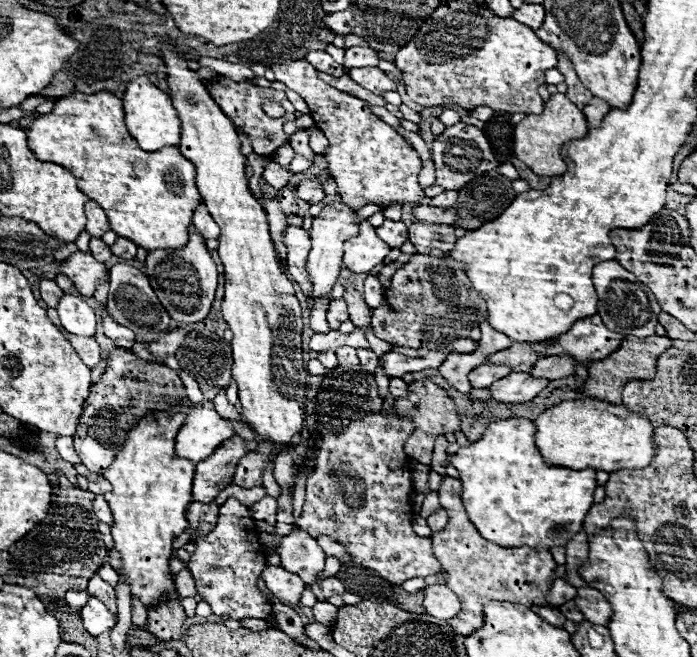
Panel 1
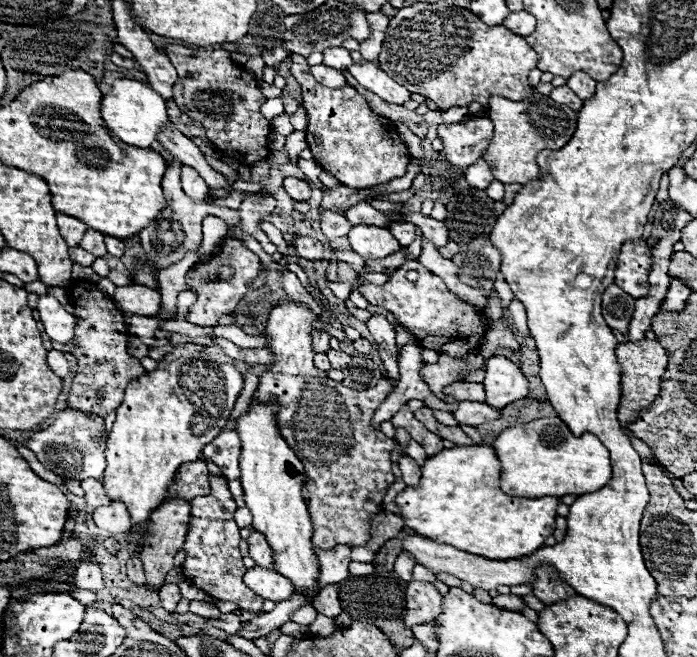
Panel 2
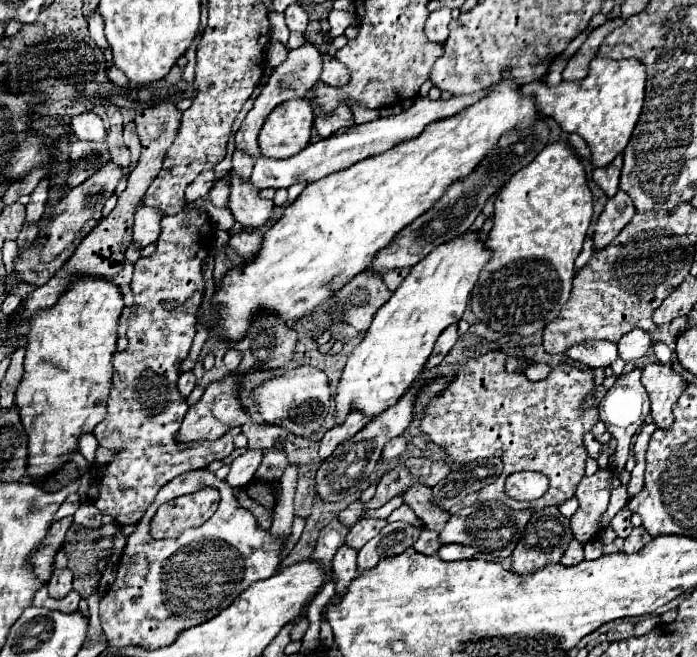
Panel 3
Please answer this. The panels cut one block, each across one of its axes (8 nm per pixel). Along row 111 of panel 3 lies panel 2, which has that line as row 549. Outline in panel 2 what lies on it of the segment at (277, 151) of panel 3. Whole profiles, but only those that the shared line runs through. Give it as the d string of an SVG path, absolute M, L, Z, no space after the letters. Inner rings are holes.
M276 400L268 402L250 402L246 412L236 420L236 432L242 440L242 454L240 454L240 468L242 468L242 488L244 488L244 500L246 506L252 510L252 524L258 532L262 532L268 540L272 550L276 550L276 572L284 574L286 578L292 580L294 590L312 590L316 586L316 554L312 550L312 520L308 506L302 498L302 488L304 488L304 466L298 460L298 456L292 452L288 442L280 434L278 426L278 410L280 404Z

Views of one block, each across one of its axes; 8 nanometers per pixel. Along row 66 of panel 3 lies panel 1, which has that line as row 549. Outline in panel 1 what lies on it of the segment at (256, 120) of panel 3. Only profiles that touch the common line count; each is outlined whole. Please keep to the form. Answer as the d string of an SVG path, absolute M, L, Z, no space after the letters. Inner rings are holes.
M294 528L278 542L278 554L282 560L282 568L298 574L306 584L316 580L316 574L324 570L326 554L318 546L316 538L308 532Z

